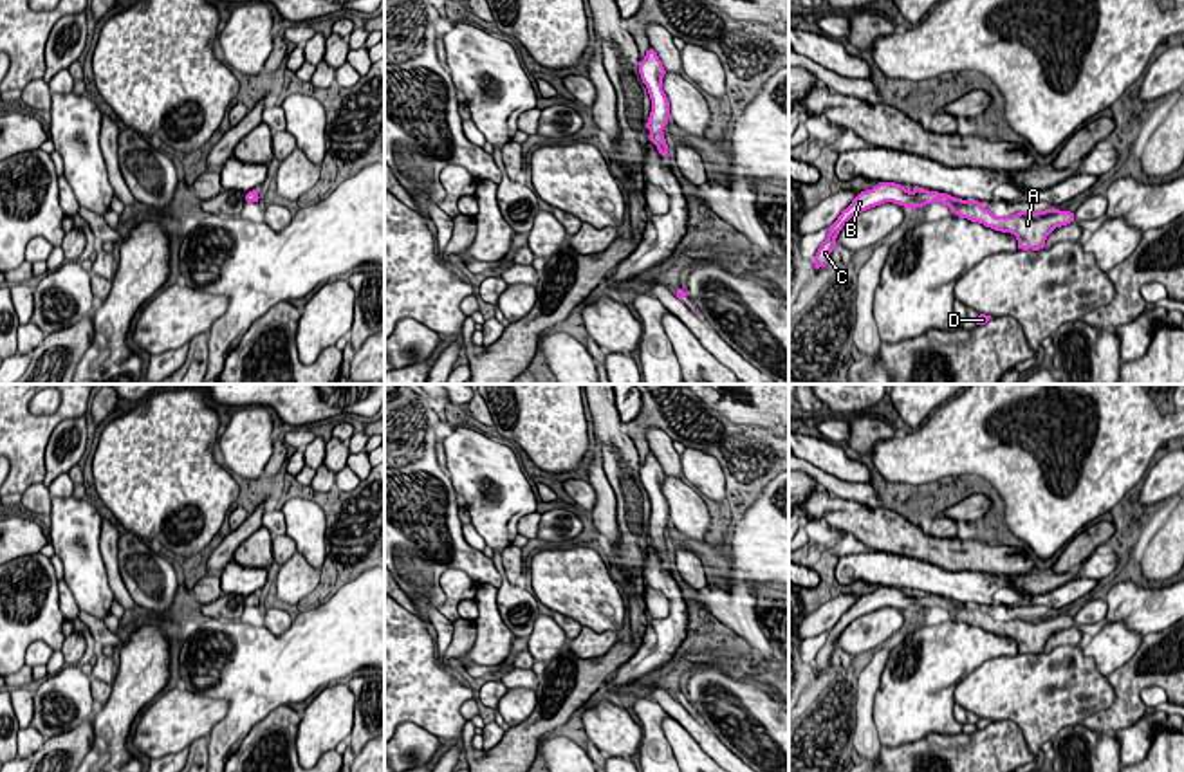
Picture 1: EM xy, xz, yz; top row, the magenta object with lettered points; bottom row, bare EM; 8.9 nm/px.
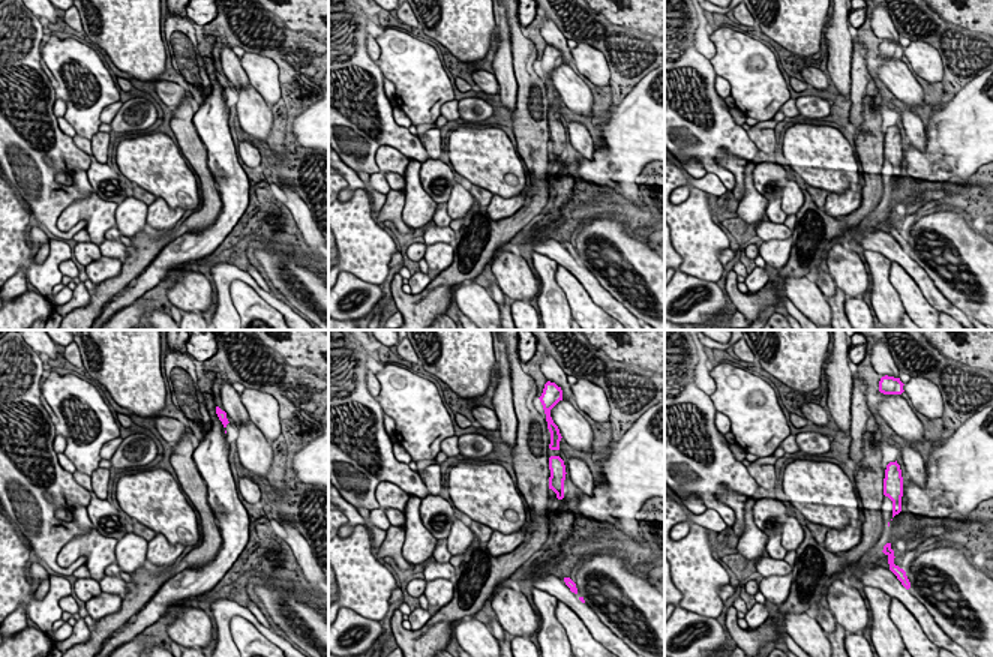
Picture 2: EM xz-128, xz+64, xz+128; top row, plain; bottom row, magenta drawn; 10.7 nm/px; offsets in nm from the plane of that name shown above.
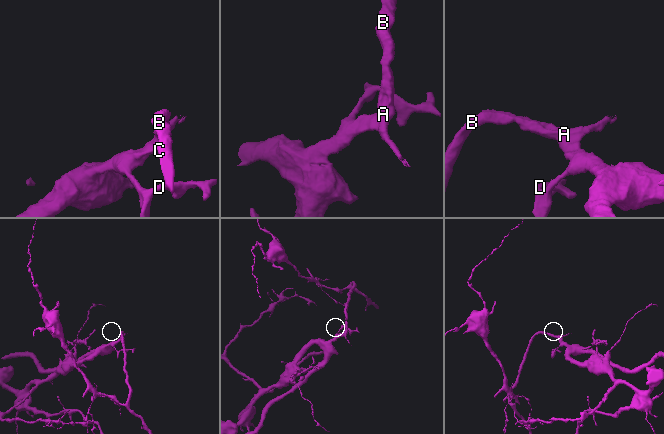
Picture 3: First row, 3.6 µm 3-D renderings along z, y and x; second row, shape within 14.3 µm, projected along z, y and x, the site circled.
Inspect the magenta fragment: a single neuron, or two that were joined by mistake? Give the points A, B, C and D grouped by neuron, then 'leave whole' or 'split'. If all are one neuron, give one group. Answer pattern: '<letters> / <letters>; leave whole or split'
A B C D; leave whole

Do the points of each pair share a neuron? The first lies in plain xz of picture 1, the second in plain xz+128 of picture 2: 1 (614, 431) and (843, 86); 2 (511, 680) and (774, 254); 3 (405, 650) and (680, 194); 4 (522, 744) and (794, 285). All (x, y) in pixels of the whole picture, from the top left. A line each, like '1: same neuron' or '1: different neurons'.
1: different neurons
2: different neurons
3: different neurons
4: different neurons

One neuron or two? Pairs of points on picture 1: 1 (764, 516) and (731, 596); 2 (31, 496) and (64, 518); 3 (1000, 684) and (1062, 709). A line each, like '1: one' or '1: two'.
1: one
2: two
3: one

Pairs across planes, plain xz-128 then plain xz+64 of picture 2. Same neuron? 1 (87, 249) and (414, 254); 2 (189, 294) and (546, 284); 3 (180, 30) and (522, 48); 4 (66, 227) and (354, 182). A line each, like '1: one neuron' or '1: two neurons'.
1: one neuron
2: two neurons
3: one neuron
4: two neurons

